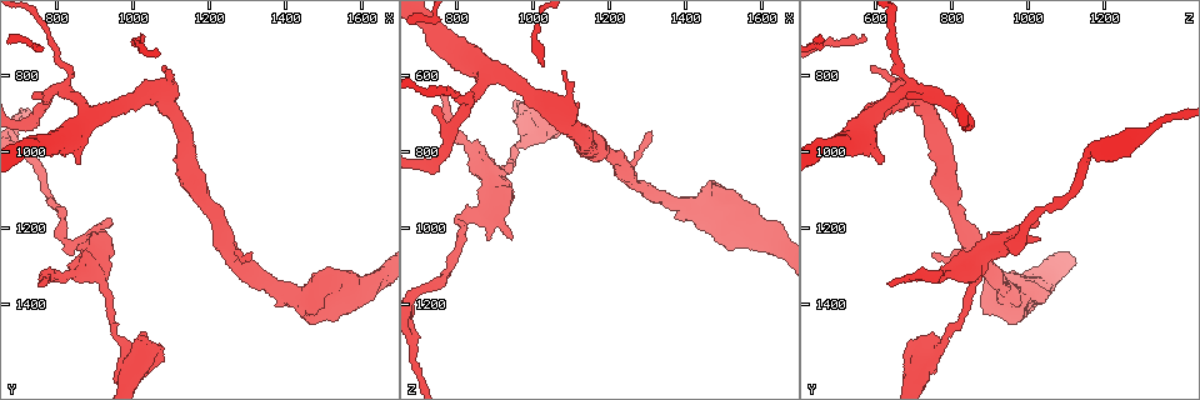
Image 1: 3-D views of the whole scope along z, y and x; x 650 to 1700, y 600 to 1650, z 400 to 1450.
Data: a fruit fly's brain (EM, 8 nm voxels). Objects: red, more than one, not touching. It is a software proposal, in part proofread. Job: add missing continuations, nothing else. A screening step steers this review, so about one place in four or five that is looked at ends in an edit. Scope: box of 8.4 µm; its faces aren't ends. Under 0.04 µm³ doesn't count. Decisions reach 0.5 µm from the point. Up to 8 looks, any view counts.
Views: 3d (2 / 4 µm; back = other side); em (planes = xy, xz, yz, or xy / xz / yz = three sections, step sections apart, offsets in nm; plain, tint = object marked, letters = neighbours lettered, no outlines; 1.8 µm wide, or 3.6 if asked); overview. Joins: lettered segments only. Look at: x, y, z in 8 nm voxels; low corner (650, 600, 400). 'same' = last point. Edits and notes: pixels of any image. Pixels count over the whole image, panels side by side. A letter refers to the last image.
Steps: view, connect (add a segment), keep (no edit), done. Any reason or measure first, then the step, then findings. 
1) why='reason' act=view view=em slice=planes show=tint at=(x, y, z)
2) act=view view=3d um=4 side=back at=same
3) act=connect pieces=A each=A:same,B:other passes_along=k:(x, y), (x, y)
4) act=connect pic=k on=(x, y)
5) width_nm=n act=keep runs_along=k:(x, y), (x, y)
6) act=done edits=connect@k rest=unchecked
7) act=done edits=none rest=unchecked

why='branch stops here' act=view view=em slice=xy step=8 show=tint at=(1310, 1265, 750)

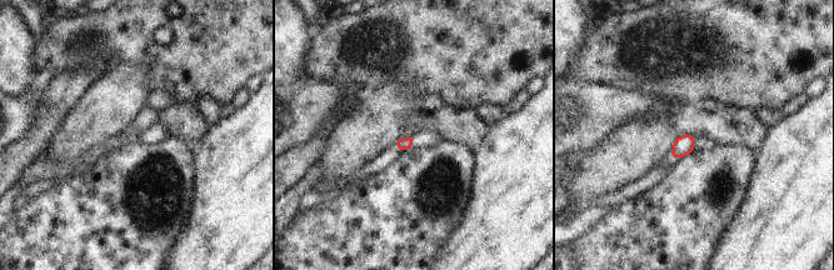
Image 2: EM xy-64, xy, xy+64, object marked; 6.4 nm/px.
why='another direction' act=view view=em slice=planes show=letters at=same

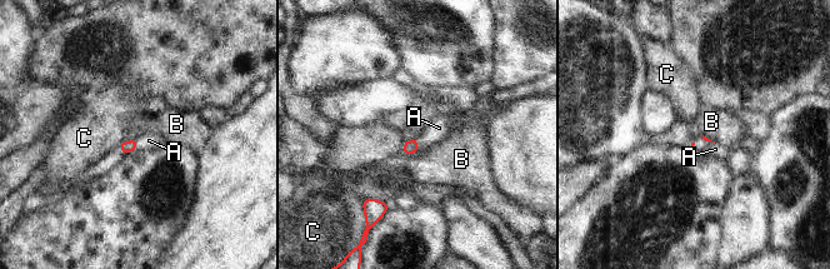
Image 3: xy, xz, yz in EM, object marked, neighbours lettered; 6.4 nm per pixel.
act=connect pieces=A each=A:same,B:other,C:other found='the neuron continues'

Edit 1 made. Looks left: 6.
act=view view=3d um=4 at=(1080, 1515, 745)

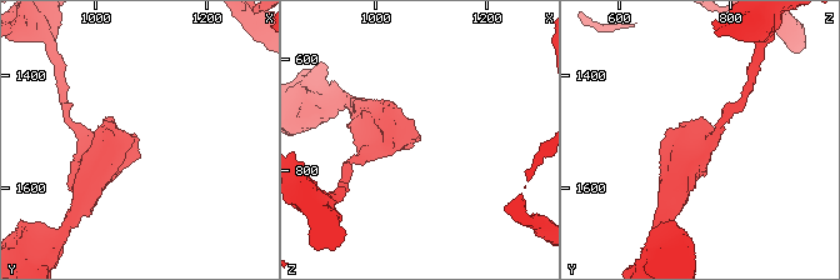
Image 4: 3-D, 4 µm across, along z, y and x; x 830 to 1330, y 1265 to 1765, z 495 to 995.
why='shape alone is not enough' act=view view=em slice=planes show=plain at=(1080, 1515, 740)

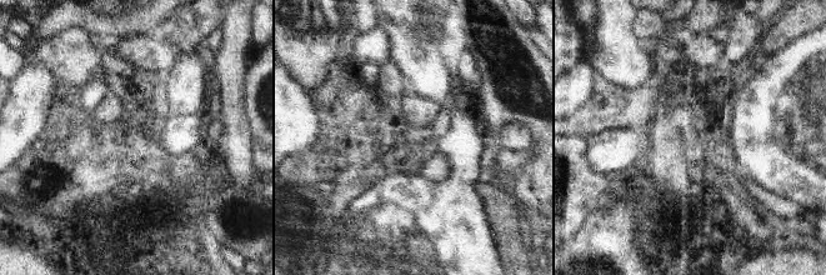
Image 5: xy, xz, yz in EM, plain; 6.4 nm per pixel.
act=view view=em slice=planes show=letters at=same

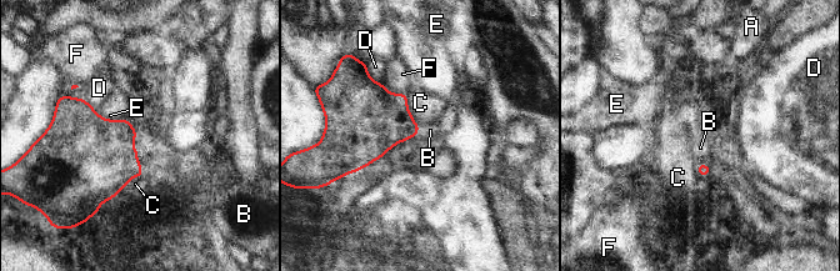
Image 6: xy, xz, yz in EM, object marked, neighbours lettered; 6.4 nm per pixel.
act=connect pieces=B each=A:other,B:same,C:other,D:other,E:other,F:other passes_along=6:(98, 157), (136, 154), (171, 170) found='the neuron continues'

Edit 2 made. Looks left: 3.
act=view view=overview

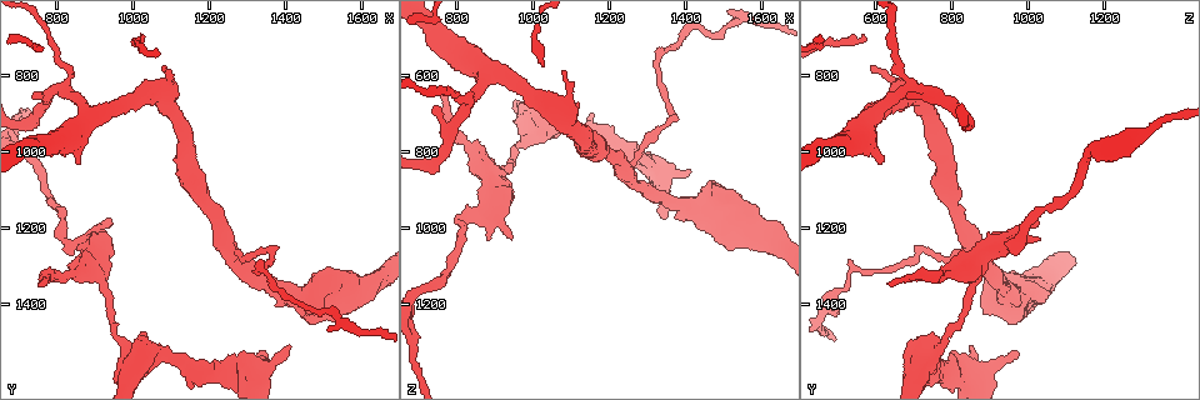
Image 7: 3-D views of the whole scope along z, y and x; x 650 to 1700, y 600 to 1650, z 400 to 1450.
why='branch stops here' act=view view=em slice=planes show=letters at=(1410, 1505, 850)

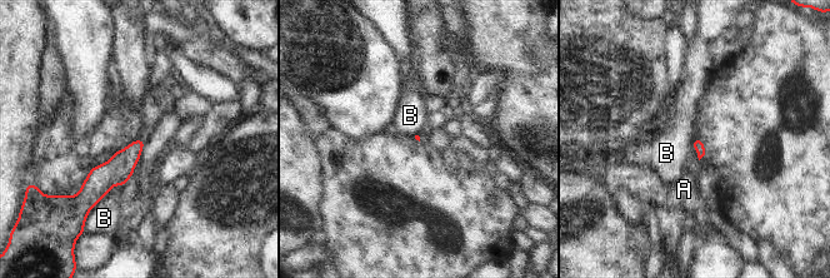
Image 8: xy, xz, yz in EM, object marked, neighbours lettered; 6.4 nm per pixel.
act=keep each=A:other,B:other runs_along=8:(139, 143), (94, 190), (91, 197) found='none of them fits'

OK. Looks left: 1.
act=done edits=connect@3,connect@6 rest=unchecked

